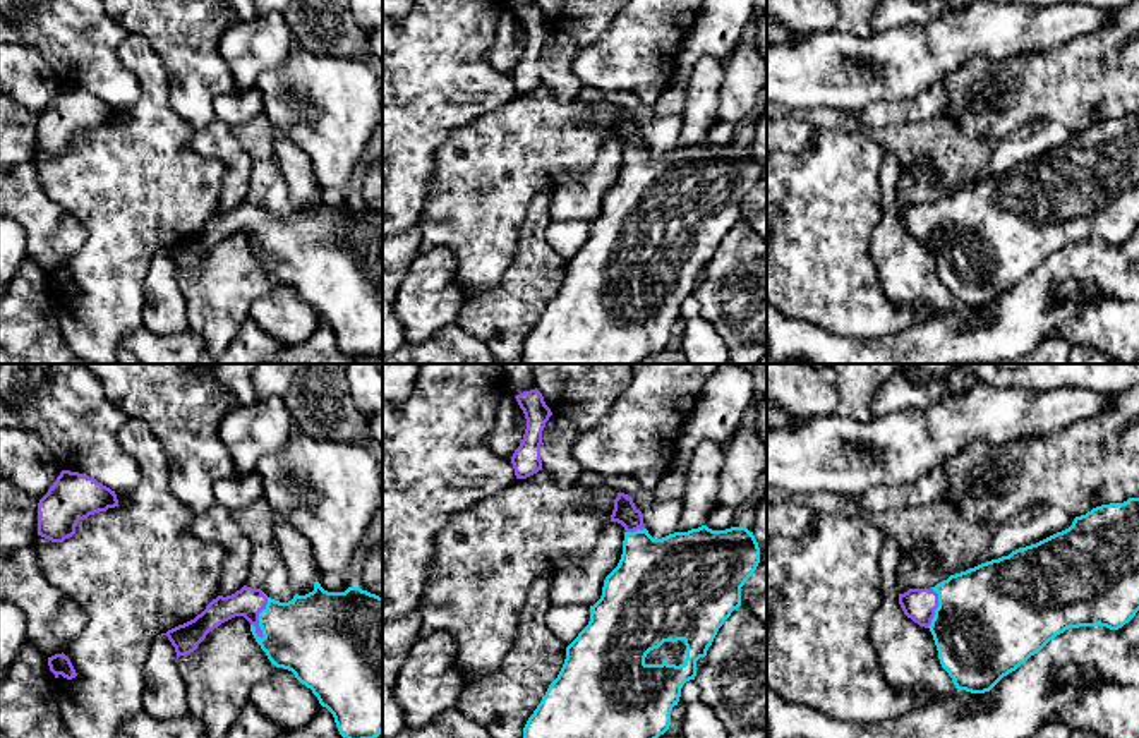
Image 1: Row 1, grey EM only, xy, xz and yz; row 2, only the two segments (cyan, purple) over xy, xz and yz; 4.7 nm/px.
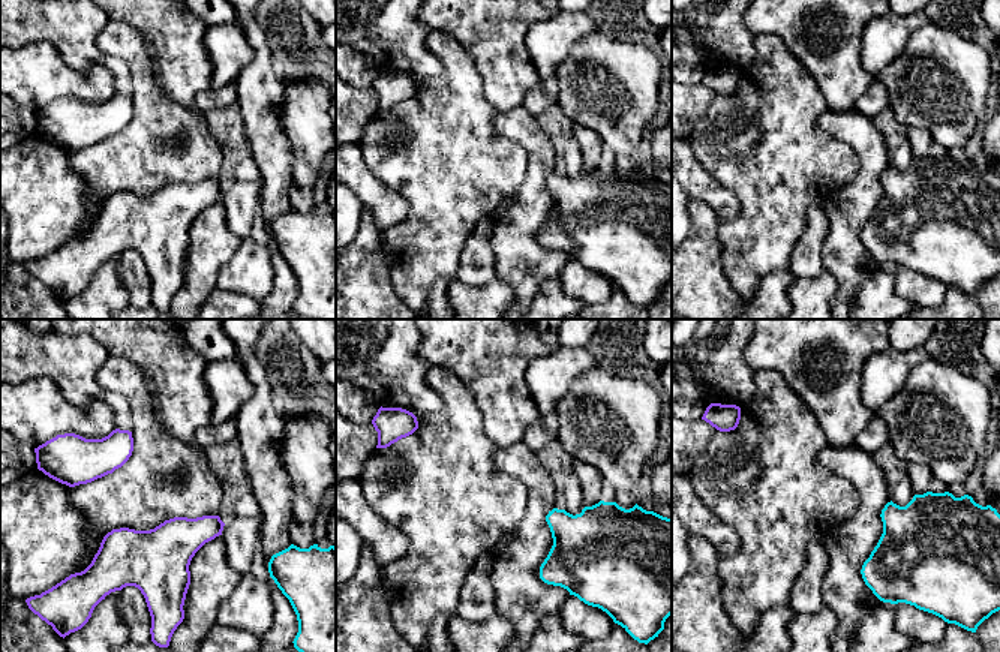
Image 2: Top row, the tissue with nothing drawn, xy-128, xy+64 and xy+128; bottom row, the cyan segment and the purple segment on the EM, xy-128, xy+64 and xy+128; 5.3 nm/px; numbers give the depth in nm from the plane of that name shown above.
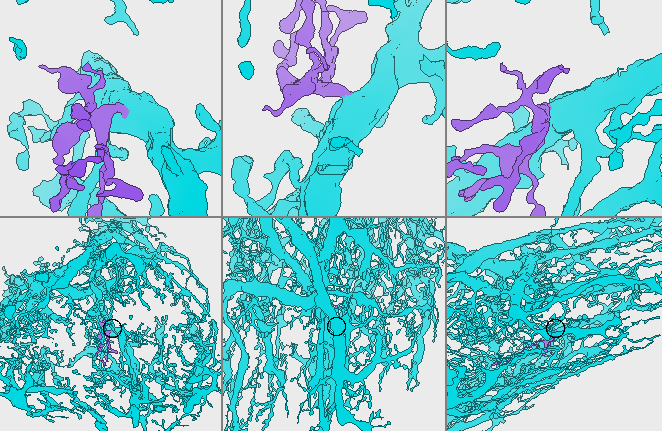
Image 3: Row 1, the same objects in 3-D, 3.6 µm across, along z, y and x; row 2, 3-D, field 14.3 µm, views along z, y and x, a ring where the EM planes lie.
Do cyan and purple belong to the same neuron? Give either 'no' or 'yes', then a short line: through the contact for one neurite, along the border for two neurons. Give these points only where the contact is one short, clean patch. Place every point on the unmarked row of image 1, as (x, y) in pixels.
yes | xy (309, 251), (290, 249), (259, 232), (247, 217)

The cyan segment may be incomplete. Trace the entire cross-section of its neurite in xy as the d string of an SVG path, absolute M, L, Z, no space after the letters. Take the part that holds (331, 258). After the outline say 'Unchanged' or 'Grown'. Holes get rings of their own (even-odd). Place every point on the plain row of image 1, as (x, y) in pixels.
M319 197L314 206L280 218L261 204L244 201L232 211L218 211L194 235L168 245L177 275L196 266L209 247L221 239L244 232L268 275L288 285L312 305L336 338L340 350L353 359L374 355L383 348L383 213L348 203L345 208L328 208Z. Grown

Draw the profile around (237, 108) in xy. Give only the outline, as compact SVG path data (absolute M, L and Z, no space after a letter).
M256 88L235 94L220 96L214 101L214 115L228 127L245 124L262 113L262 98Z

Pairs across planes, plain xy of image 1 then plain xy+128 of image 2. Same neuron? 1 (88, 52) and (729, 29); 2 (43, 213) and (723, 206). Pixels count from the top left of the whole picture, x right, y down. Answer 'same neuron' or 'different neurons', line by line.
1: same neuron
2: same neuron

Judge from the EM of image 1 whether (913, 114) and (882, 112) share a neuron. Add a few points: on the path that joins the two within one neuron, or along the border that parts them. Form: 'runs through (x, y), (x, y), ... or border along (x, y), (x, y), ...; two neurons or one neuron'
runs through (906, 112), (889, 112); one neuron

